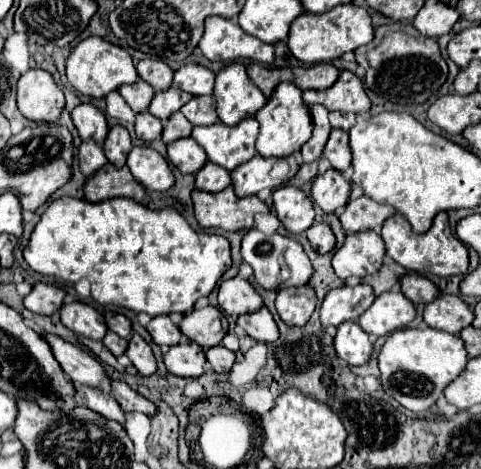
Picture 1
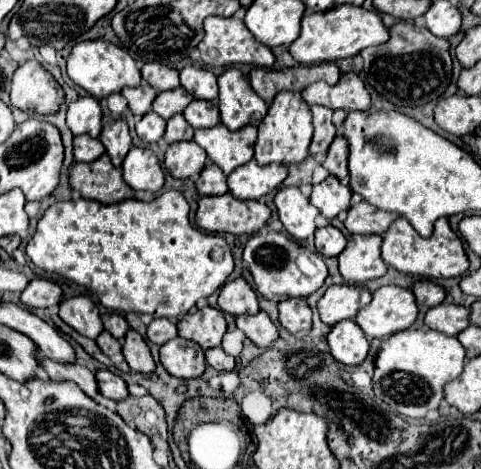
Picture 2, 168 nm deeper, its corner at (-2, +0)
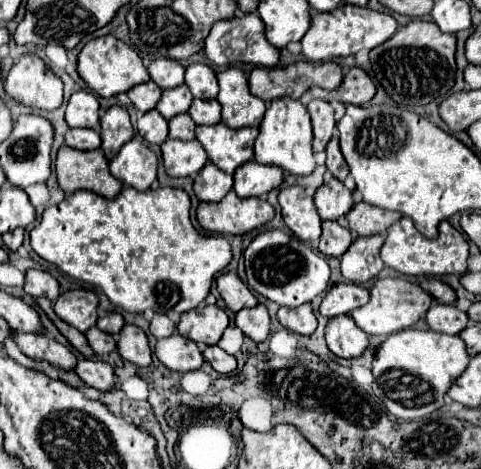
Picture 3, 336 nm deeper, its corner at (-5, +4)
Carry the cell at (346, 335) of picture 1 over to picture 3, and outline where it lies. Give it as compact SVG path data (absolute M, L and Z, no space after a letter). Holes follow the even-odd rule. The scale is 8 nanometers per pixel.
M335 316L325 328L329 350L339 358L357 358L369 346L367 334L353 322L351 316Z

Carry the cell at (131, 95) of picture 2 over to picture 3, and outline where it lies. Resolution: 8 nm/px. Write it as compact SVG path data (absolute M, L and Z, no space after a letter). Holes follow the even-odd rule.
M149 80L149 82L143 82L143 84L133 86L133 88L127 92L127 96L129 96L129 100L135 104L137 110L149 112L149 110L153 110L155 104L159 102L159 98L161 98L161 88L159 88L153 80Z

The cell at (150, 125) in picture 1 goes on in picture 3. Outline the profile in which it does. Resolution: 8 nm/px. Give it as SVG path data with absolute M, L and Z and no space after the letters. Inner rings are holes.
M151 110L151 112L145 112L139 122L137 122L137 128L139 128L139 134L151 142L151 144L163 144L167 140L167 120L157 112L157 110Z

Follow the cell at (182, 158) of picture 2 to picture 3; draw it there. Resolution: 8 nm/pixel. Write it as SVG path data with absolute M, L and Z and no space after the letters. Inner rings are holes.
M165 140L161 152L169 176L193 176L207 164L207 152L197 140Z

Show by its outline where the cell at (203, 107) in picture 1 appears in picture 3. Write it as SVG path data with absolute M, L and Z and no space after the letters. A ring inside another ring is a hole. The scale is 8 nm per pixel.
M193 100L189 116L195 124L217 124L221 120L221 106L217 100Z

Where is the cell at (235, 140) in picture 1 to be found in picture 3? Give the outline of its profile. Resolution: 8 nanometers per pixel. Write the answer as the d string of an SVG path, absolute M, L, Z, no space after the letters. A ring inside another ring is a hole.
M223 122L213 126L197 126L197 140L203 144L211 162L227 174L253 158L253 142L257 128L233 130Z

